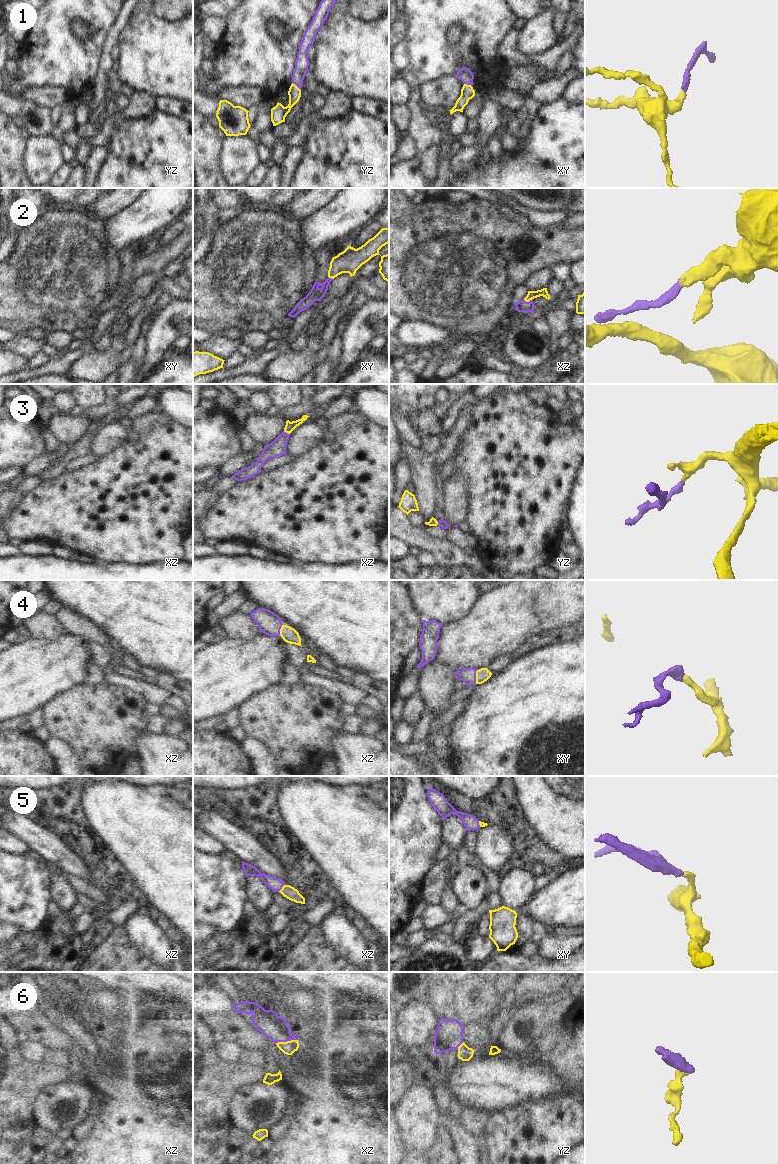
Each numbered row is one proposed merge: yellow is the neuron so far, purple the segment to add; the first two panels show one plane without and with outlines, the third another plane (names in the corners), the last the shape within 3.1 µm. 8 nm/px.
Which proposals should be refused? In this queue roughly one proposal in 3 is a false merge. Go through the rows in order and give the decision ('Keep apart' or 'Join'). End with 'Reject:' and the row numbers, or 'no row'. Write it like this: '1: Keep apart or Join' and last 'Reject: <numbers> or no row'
1: Join
2: Join
3: Join
4: Join
5: Join
6: Join
Reject: no row.

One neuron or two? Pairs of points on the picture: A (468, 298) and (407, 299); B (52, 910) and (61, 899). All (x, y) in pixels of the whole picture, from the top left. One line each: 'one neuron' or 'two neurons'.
A: one neuron
B: two neurons

